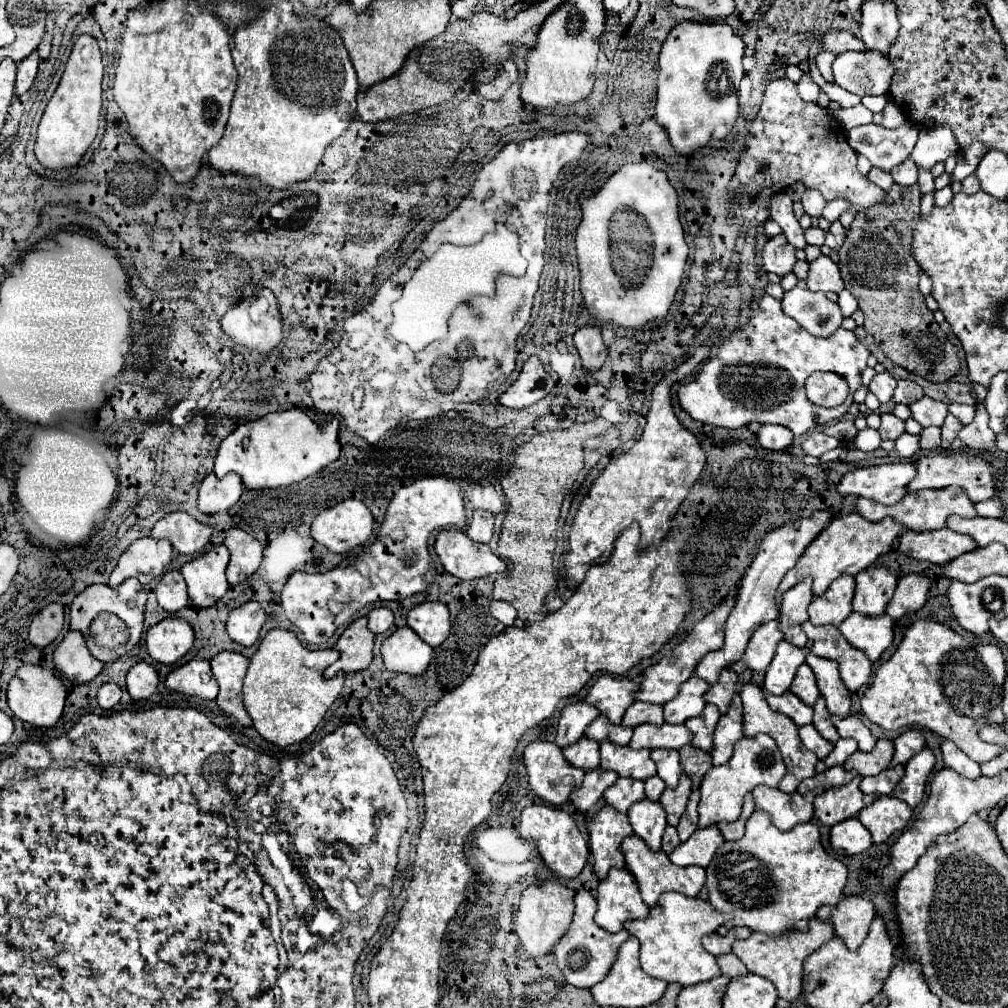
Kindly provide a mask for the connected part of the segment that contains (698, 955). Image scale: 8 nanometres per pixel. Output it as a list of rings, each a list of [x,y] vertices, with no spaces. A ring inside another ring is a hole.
[[[667,893],[663,899],[659,899],[659,903],[651,909],[649,917],[643,919],[643,921],[627,921],[625,923],[625,929],[635,935],[639,941],[641,941],[641,967],[647,975],[651,977],[657,977],[657,979],[663,979],[667,983],[679,983],[681,987],[687,987],[687,985],[695,985],[695,983],[703,983],[703,981],[709,981],[713,977],[719,977],[721,975],[721,969],[717,965],[717,959],[711,957],[703,945],[701,945],[701,939],[709,933],[715,933],[715,929],[719,925],[723,925],[725,921],[729,921],[731,915],[727,913],[719,913],[715,911],[707,901],[695,897],[683,897],[679,893]]]

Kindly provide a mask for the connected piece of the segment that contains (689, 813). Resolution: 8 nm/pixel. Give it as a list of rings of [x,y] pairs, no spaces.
[[[693,791],[689,797],[689,803],[687,803],[687,809],[677,825],[681,841],[687,841],[689,835],[697,829],[697,803],[699,803],[699,791]]]

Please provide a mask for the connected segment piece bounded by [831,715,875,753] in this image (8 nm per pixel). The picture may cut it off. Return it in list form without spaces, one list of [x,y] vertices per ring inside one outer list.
[[[831,715],[831,721],[837,727],[837,731],[839,731],[841,737],[851,737],[851,739],[855,739],[859,743],[859,751],[869,753],[875,747],[875,739],[873,739],[871,731],[863,725],[861,719],[851,717],[851,715],[843,717],[843,719]]]

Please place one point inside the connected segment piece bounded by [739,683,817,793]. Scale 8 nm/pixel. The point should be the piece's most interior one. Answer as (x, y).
(758, 718)

